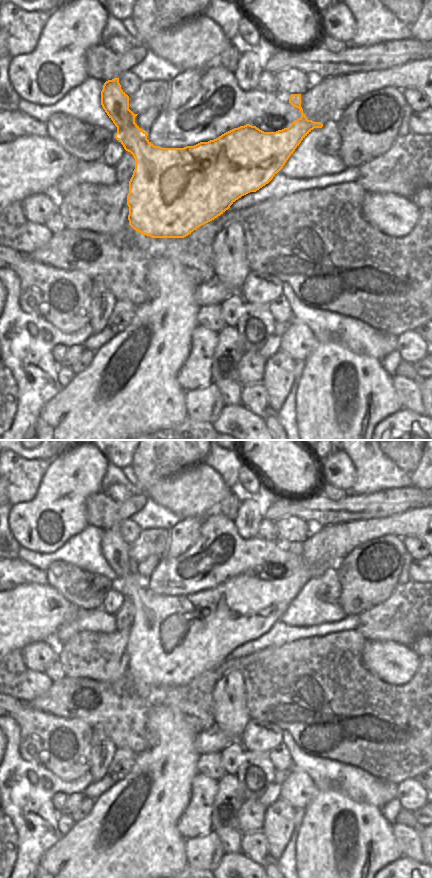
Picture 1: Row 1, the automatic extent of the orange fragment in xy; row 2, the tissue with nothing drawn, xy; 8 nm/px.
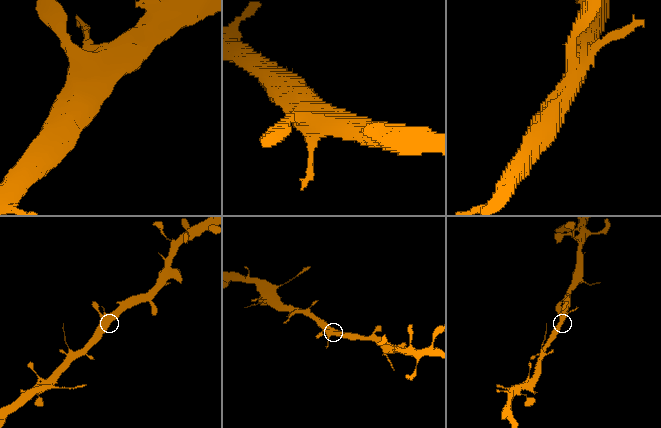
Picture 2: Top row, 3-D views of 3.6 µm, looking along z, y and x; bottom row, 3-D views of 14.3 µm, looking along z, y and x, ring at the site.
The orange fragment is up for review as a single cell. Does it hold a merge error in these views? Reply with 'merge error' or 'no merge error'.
no merge error

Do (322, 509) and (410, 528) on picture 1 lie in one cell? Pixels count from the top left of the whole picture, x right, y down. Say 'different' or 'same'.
different

